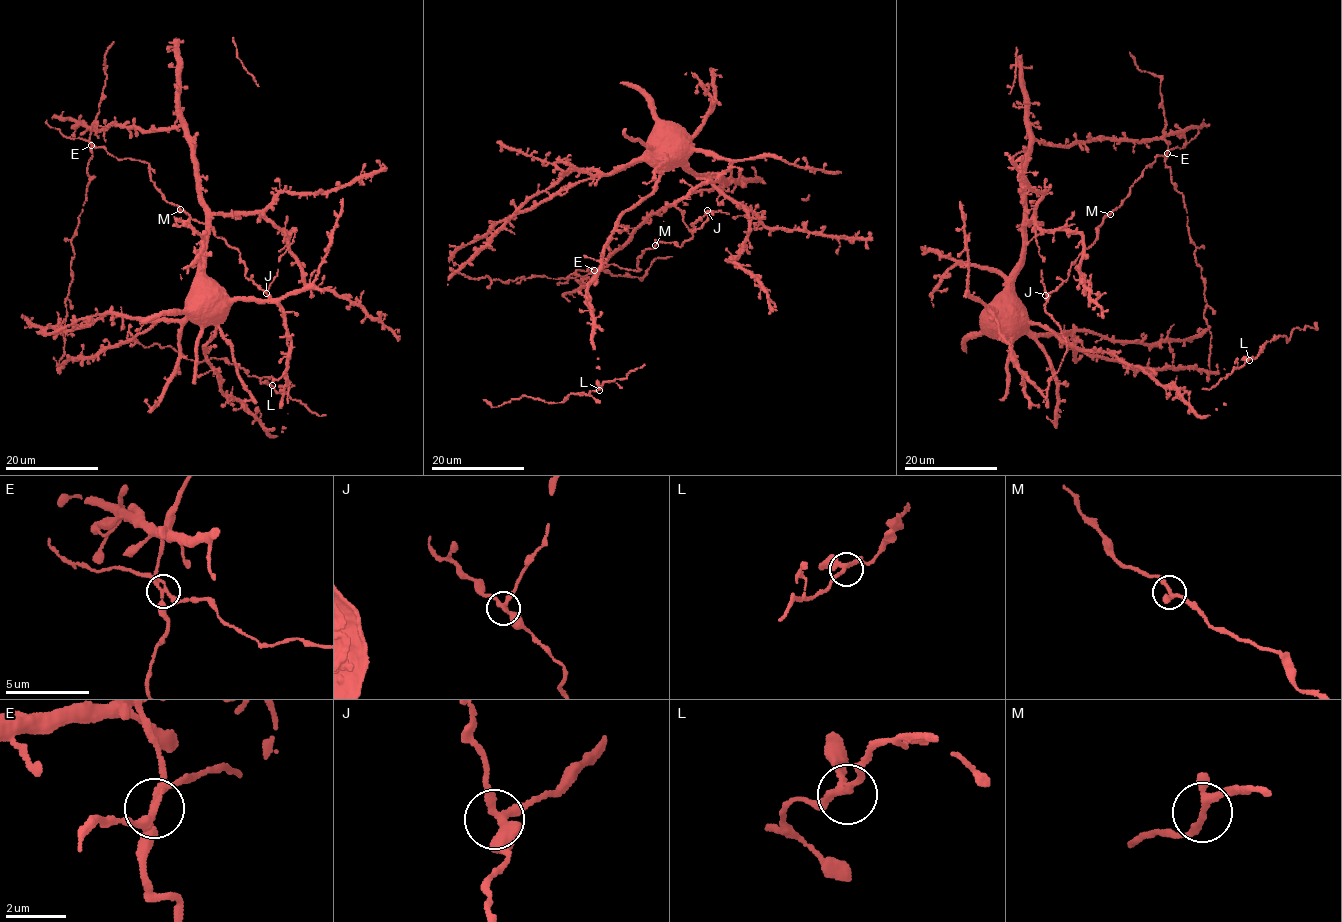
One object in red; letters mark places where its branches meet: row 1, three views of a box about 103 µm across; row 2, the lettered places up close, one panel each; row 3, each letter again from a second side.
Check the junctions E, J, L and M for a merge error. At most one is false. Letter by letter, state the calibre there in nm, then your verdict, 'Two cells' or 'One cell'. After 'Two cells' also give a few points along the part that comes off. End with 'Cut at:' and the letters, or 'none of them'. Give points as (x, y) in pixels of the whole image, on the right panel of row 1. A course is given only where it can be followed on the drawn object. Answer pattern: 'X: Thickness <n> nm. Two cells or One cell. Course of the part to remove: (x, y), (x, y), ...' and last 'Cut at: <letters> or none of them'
E: Thickness 220 nm. One cell
J: Thickness 280 nm. One cell
L: Thickness 190 nm. One cell
M: Thickness 190 nm. One cell
Cut at: none of them

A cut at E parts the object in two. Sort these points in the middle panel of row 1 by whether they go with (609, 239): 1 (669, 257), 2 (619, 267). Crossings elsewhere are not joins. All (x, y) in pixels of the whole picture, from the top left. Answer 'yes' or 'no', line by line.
1: no
2: yes

